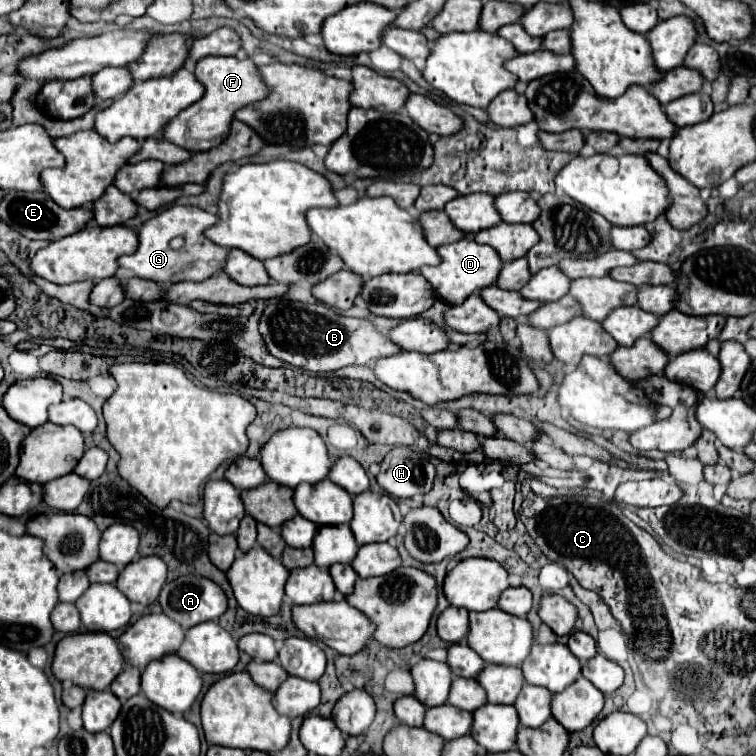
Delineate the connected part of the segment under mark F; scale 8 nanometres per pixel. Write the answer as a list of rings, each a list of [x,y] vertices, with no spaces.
[[[205,56],[195,66],[195,78],[203,84],[205,94],[201,100],[179,112],[165,128],[163,138],[171,144],[185,148],[189,152],[199,152],[207,148],[215,148],[223,136],[227,136],[227,124],[231,124],[235,110],[253,104],[267,96],[267,86],[259,80],[257,66],[251,60],[237,60],[235,56]]]

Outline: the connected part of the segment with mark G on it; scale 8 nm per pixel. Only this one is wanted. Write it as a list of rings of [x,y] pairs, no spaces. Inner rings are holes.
[[[169,206],[167,210],[143,222],[143,226],[139,228],[139,248],[131,256],[121,256],[119,266],[131,270],[137,278],[153,280],[159,284],[205,280],[213,276],[217,270],[221,270],[229,252],[227,248],[217,246],[203,236],[203,230],[215,224],[215,220],[215,214],[209,214],[195,206]],[[177,236],[183,238],[181,244],[173,244]]]

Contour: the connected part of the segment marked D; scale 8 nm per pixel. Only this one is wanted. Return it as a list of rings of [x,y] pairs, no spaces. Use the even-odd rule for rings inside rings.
[[[463,238],[453,244],[437,246],[437,254],[441,262],[437,266],[423,266],[419,274],[431,282],[437,296],[447,304],[461,304],[469,294],[491,286],[495,282],[495,276],[499,274],[499,268],[503,266],[501,258],[491,246],[477,244],[473,238]]]

